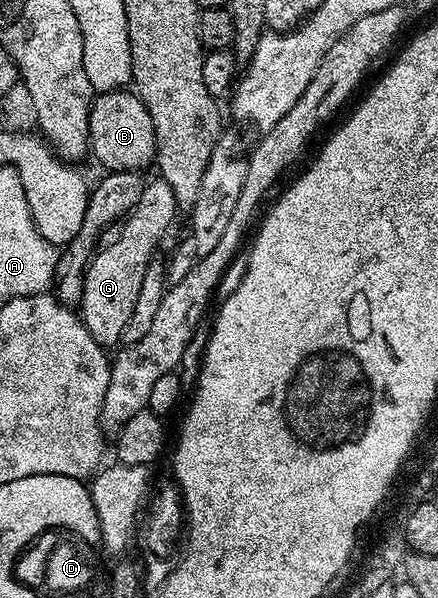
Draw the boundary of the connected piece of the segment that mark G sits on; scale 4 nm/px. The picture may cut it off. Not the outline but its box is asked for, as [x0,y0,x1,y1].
[78,176,178,348]

